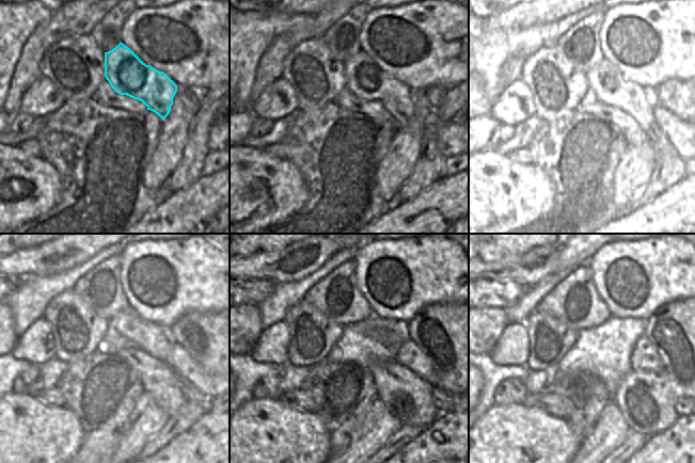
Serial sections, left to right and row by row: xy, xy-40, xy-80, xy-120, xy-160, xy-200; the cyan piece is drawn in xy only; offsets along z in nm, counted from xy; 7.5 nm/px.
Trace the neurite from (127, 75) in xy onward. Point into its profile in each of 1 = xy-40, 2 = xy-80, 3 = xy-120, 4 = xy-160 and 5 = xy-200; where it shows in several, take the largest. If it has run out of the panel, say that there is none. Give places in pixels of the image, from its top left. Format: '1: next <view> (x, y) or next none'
1: next xy-40 (366, 80)
2: next xy-80 (606, 83)
3: next xy-120 (153, 338)
4: next xy-160 (385, 331)
5: next xy-200 (684, 405)

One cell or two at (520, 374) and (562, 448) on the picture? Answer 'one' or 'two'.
two

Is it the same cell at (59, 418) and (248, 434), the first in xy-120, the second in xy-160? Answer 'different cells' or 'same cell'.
same cell

